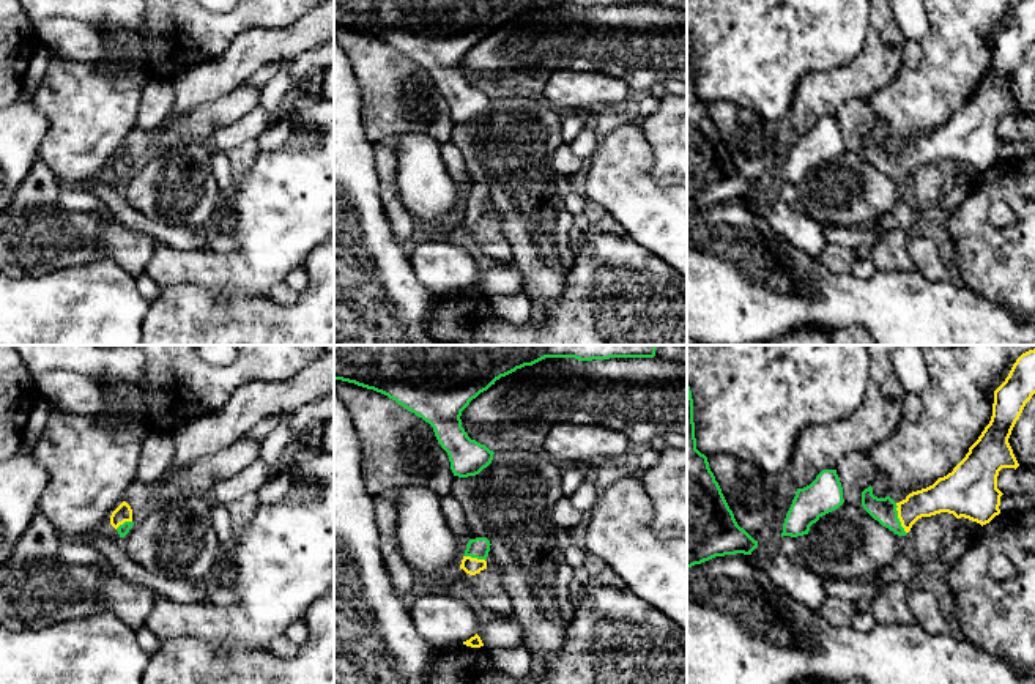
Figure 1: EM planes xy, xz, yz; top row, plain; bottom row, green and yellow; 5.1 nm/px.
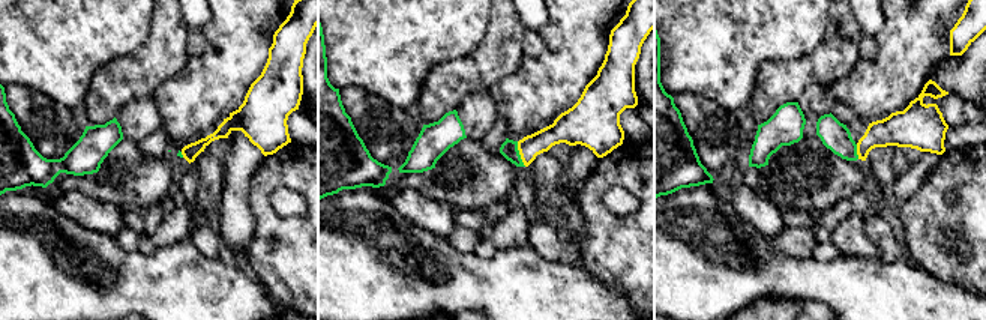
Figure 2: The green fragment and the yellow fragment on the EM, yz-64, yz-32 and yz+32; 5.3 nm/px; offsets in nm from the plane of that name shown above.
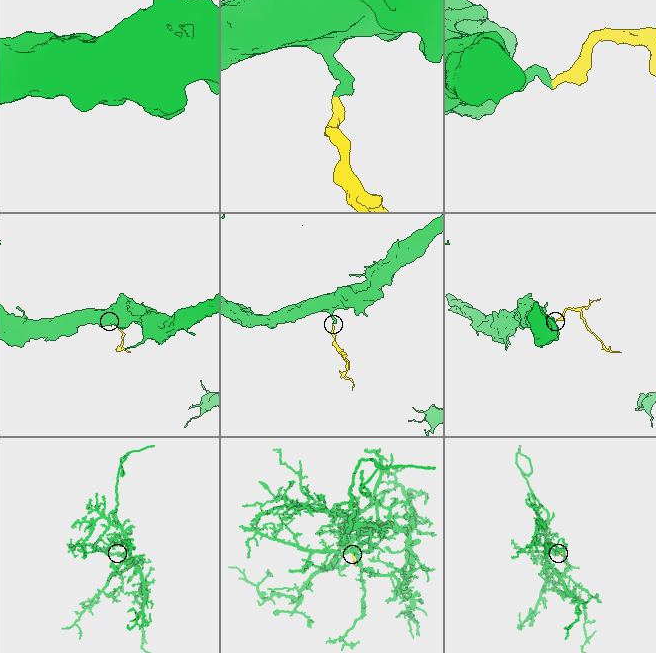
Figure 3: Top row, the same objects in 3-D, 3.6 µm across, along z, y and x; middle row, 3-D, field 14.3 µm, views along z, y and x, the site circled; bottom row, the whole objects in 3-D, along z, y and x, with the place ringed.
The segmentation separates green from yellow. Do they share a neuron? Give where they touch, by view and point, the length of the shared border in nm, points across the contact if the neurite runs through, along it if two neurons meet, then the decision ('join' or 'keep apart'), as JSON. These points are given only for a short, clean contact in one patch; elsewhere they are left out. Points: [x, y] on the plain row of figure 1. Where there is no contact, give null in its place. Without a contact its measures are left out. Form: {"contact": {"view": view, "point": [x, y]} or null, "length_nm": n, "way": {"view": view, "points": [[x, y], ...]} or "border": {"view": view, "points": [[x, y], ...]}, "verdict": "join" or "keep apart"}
{"contact": {"view": "yz", "point": [898, 166]}, "length_nm": 170, "way": {"view": "yz", "points": [[882, 156], [898, 166], [914, 153], [941, 144]]}, "verdict": "join"}

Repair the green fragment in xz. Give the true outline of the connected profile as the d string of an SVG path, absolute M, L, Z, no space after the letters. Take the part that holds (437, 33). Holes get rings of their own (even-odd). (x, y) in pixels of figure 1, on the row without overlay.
M334 0L334 28L342 27L373 36L422 65L447 99L454 123L479 121L493 107L493 98L471 87L462 74L462 58L496 27L545 5L580 8L610 5L654 5L655 0Z

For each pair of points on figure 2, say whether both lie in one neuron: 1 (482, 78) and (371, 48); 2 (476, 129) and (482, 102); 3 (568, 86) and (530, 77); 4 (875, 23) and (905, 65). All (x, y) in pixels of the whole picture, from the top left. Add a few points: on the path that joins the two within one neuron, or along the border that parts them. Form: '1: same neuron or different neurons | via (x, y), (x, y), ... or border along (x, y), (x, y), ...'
1: different neurons | border along (468, 54), (435, 63), (429, 69), (419, 96)
2: same neuron | via (477, 123), (479, 108)
3: same neuron | via (559, 84), (539, 84)
4: different neurons | border along (884, 15), (884, 24), (875, 36)

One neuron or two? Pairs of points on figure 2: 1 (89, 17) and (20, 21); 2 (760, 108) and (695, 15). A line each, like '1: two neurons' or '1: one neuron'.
1: one neuron
2: two neurons

